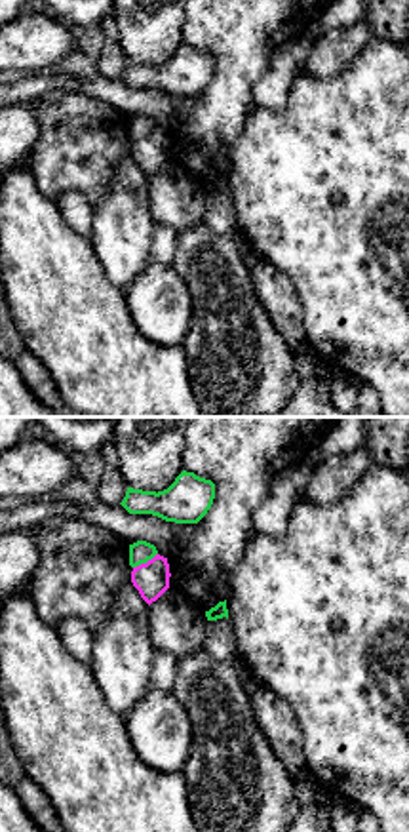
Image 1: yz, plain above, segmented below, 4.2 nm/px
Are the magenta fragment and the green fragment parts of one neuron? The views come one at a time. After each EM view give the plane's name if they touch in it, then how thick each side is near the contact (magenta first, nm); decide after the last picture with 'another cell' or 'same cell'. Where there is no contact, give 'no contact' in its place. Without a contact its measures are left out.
contact in yz; calibres 150 and 100 nm

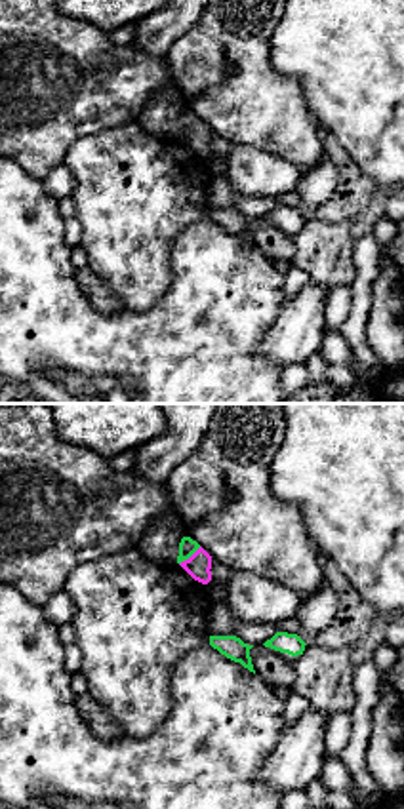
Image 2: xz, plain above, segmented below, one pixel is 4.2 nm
contact in xz; calibres 100 and 80 nm

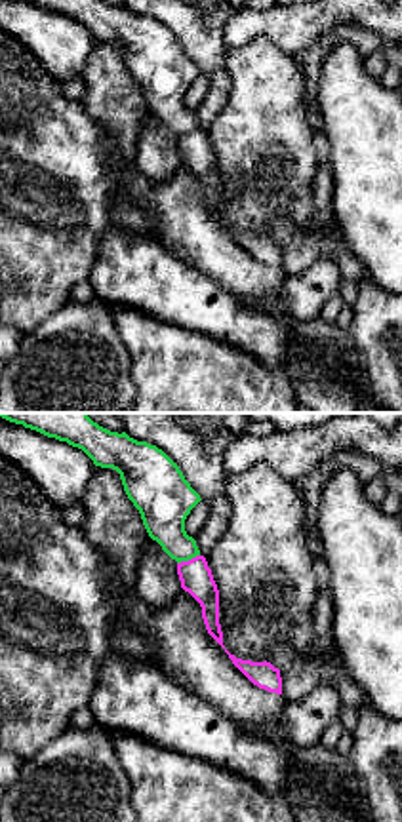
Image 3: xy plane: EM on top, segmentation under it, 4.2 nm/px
contact in xy; calibres 140 and 200 nm

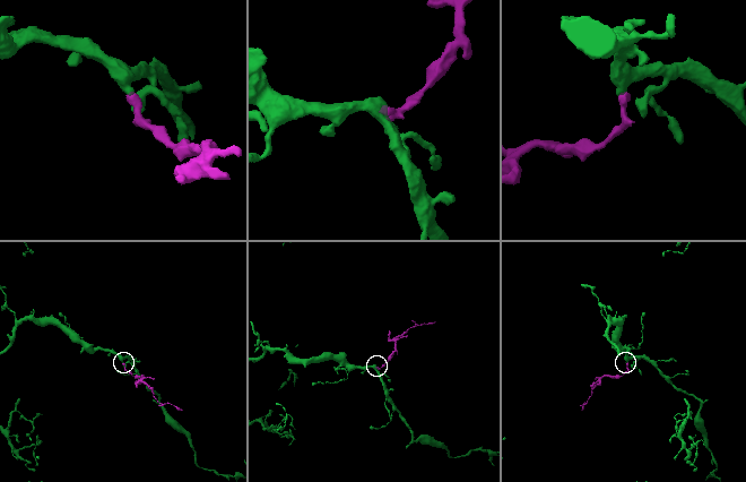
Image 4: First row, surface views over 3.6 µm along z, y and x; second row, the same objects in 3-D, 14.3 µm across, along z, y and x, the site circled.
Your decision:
another cell

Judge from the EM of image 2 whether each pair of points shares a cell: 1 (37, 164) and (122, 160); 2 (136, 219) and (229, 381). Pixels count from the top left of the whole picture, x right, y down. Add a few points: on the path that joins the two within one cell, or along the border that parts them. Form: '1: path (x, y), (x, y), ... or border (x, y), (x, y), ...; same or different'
1: border (98, 134), (80, 138), (61, 162); different
2: border (178, 236), (170, 286), (138, 311); different

